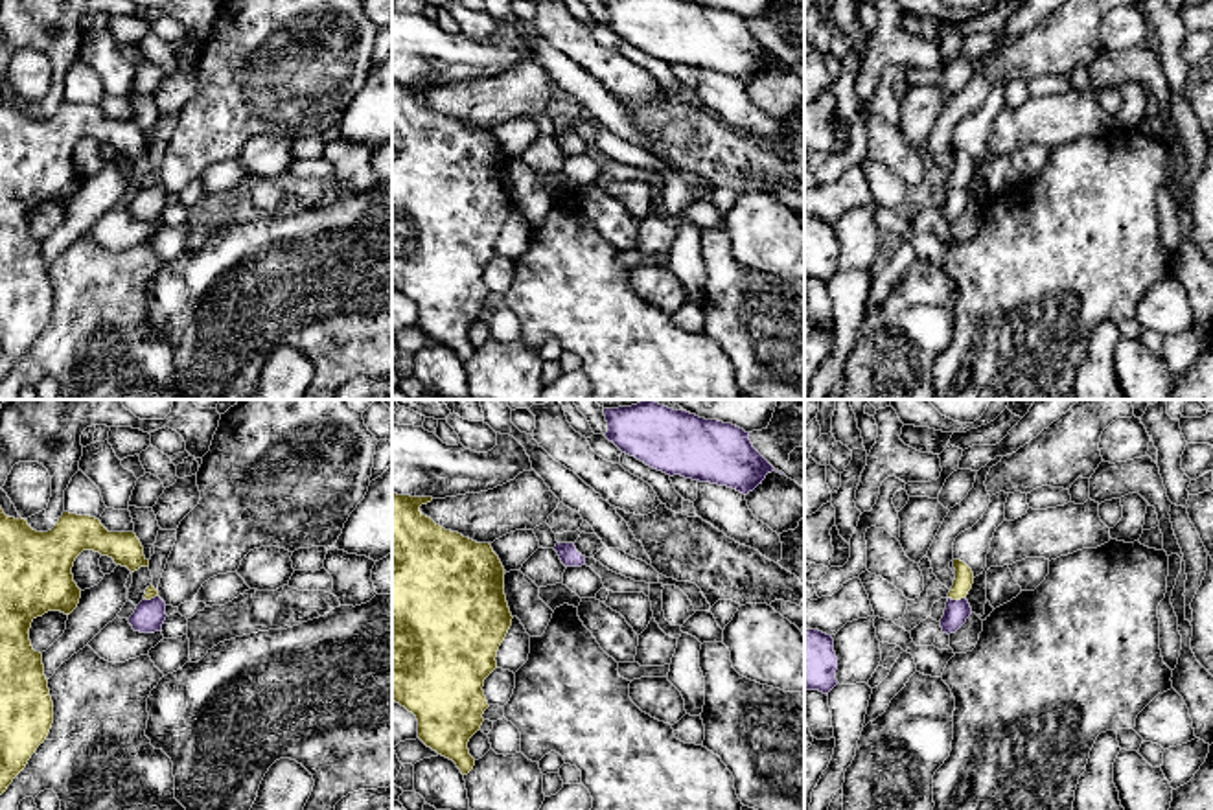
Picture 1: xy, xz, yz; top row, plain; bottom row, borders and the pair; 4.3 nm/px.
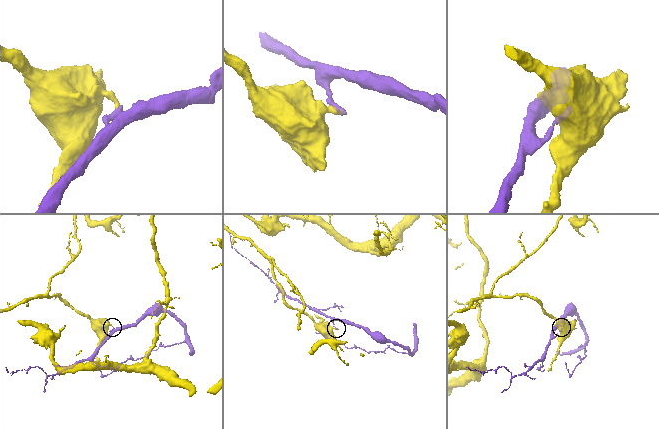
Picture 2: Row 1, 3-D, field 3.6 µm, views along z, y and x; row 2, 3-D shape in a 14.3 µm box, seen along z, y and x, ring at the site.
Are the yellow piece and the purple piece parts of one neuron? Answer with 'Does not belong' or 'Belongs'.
Does not belong

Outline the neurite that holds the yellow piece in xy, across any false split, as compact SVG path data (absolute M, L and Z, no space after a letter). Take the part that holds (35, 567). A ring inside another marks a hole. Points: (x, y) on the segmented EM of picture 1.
M0 506L0 795L26 768L53 723L53 701L44 676L42 654L29 641L29 628L48 611L70 615L81 598L72 567L83 550L109 556L131 573L149 567L134 532L109 532L99 519L63 512L48 532L33 530L26 519L9 517Z

